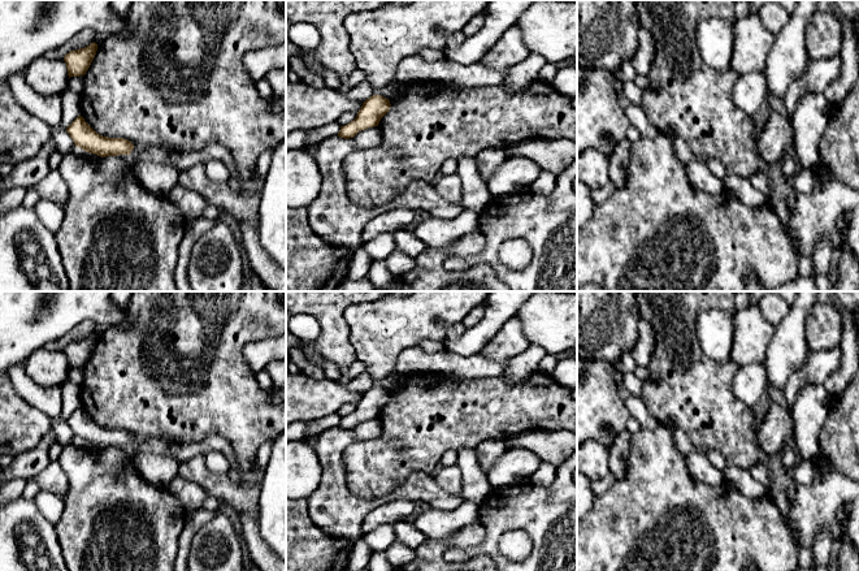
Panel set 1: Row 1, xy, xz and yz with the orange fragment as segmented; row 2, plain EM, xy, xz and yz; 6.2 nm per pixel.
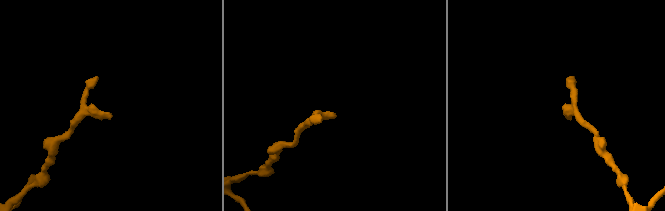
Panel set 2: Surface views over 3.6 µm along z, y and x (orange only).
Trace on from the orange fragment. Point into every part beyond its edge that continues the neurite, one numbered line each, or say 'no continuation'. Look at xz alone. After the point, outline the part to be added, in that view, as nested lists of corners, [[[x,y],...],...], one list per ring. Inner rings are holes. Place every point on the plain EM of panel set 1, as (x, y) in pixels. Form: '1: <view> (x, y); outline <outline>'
no continuation

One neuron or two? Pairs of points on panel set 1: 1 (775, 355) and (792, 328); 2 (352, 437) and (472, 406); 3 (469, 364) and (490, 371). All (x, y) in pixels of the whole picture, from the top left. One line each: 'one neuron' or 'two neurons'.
1: one neuron
2: two neurons
3: one neuron

